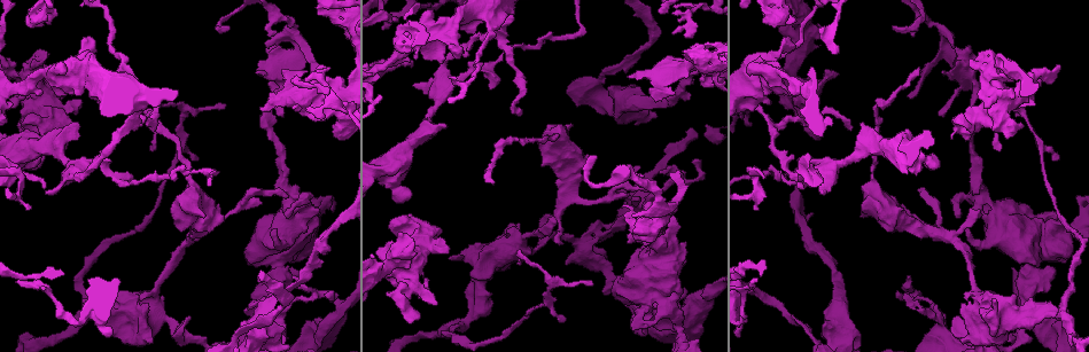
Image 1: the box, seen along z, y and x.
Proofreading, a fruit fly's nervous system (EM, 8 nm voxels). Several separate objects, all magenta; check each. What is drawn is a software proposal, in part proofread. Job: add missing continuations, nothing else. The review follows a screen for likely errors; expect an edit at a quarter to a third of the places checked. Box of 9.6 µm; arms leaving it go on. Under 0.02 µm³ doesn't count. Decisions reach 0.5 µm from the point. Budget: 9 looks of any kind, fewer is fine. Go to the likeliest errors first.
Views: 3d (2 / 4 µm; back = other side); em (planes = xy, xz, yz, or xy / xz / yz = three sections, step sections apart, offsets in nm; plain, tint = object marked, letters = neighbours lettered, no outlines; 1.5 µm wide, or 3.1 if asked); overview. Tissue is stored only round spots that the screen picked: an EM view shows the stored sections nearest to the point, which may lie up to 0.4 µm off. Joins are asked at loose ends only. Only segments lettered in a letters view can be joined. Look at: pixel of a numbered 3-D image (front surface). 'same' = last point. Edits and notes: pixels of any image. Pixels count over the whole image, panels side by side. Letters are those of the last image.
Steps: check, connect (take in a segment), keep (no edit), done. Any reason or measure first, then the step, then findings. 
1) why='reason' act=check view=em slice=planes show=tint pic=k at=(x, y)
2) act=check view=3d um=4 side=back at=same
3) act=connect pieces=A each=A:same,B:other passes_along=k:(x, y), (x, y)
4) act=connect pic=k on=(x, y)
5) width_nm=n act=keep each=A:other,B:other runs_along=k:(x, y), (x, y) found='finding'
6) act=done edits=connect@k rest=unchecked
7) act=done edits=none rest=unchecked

why='an open end' act=check view=3d um=2 pic=1 at=(964, 305)

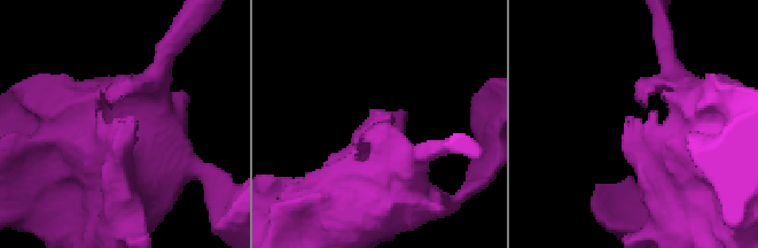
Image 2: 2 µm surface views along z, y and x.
act=check view=em slice=xy step=4 show=tint pic=2 at=(390, 119)

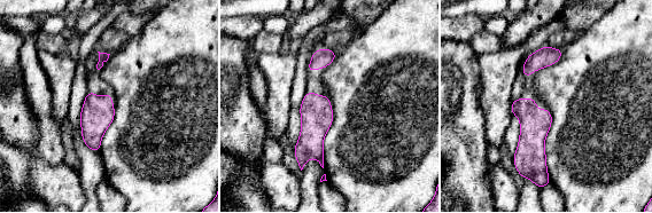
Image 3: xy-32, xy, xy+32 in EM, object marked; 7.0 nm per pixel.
why='cut it another way' act=check view=em slice=planes show=letters at=same

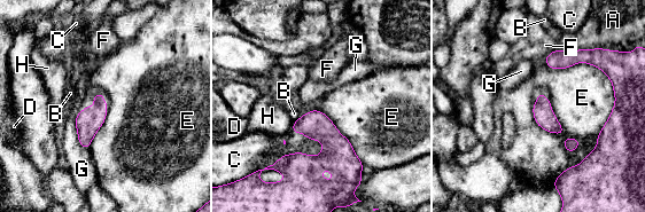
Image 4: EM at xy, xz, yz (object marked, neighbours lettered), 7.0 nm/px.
act=keep each=A:other,B:other,C:other,D:other,E:other,F:other,G:other,H:other found='none of them fits'

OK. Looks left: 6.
why='thick end' act=check view=3d um=2 pic=1 at=(968, 48)

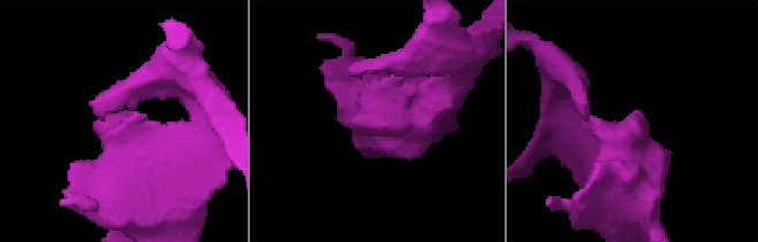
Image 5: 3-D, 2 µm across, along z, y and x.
why='shape alone is not enough' act=check view=em slice=xz step=8 show=plain pic=5 at=(352, 122)

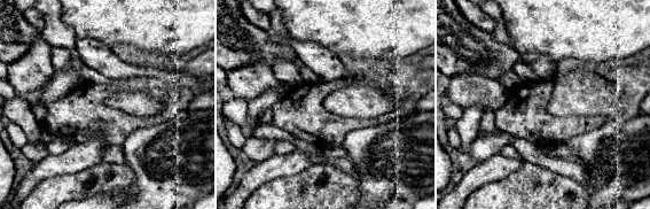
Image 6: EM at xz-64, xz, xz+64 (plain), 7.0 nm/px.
why='what lies round it' act=check view=em slice=xz step=8 show=letters at=same

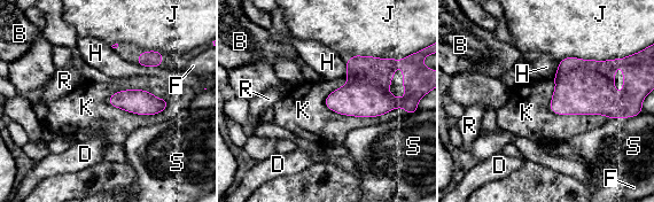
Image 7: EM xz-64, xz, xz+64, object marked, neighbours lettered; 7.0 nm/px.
act=keep each=B:other,D:other,F:other,H:other,J:other,K:other,R:other,S:other border=7:(324, 100), (355, 116), (403, 109) found='no lettered segment goes on from it'

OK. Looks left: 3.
why='branch stops here' act=check view=3d um=4 pic=1 at=(418, 56)

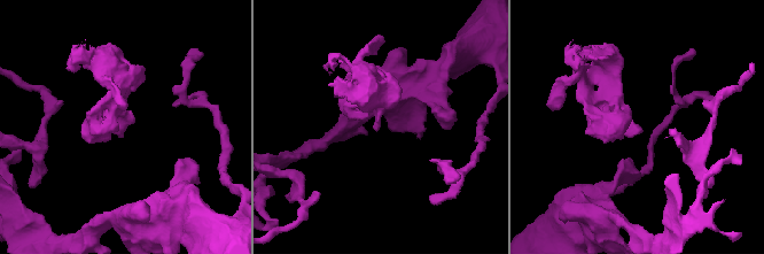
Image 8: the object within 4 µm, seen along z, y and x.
why='shape alone is not enough' act=check view=em slice=xz step=8 show=letters pic=8 at=(380, 125)

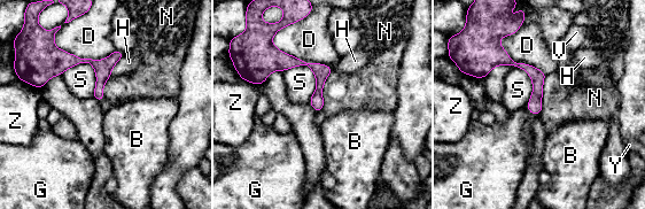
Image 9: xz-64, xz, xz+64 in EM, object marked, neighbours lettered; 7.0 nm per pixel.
act=keep each=B:other,D:other,G:other,H:other,N:other,S:other,V:other,Y:other,Z:other border=9:(325, 84), (321, 109) found='none of them fits'

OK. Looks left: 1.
act=done edits=none rest=unchecked

